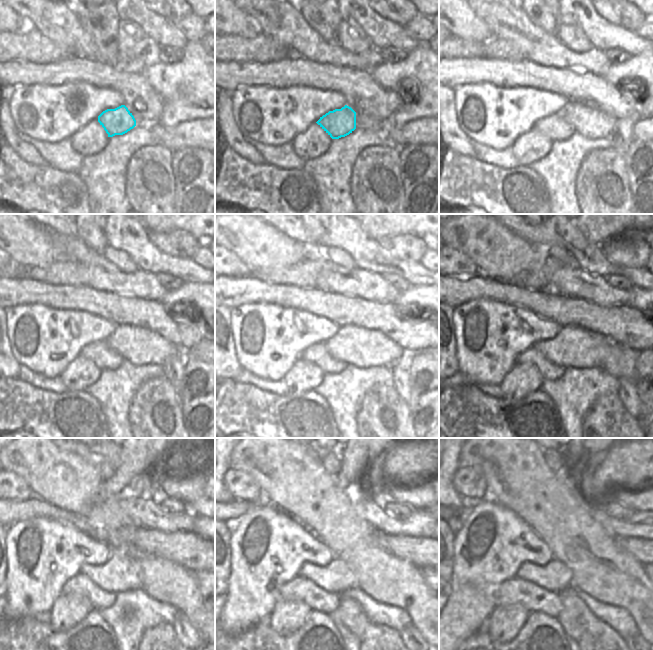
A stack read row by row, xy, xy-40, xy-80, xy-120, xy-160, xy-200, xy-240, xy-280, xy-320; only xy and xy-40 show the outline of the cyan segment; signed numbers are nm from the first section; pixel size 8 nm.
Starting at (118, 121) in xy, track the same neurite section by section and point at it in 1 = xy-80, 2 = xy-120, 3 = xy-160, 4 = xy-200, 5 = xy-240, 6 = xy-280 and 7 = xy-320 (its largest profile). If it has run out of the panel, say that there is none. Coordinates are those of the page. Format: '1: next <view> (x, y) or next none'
1: next xy-80 (555, 127)
2: next xy-120 (100, 354)
3: next xy-160 (317, 354)
4: next xy-200 (549, 371)
5: next xy-240 (100, 599)
6: next xy-280 (300, 588)
7: next xy-320 (514, 591)

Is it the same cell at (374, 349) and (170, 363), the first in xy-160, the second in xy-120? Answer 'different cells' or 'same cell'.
different cells

